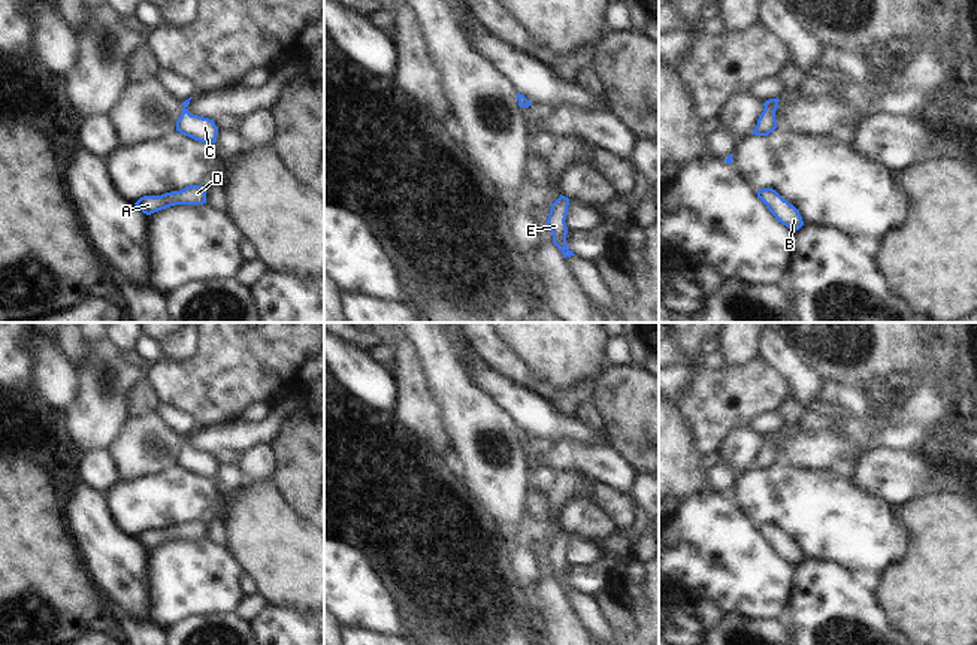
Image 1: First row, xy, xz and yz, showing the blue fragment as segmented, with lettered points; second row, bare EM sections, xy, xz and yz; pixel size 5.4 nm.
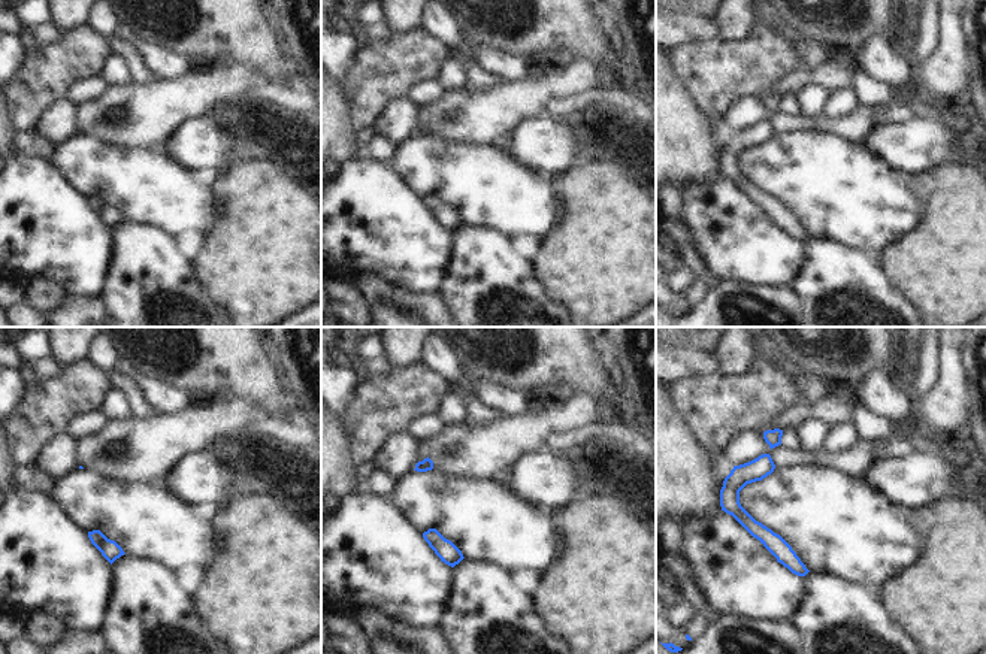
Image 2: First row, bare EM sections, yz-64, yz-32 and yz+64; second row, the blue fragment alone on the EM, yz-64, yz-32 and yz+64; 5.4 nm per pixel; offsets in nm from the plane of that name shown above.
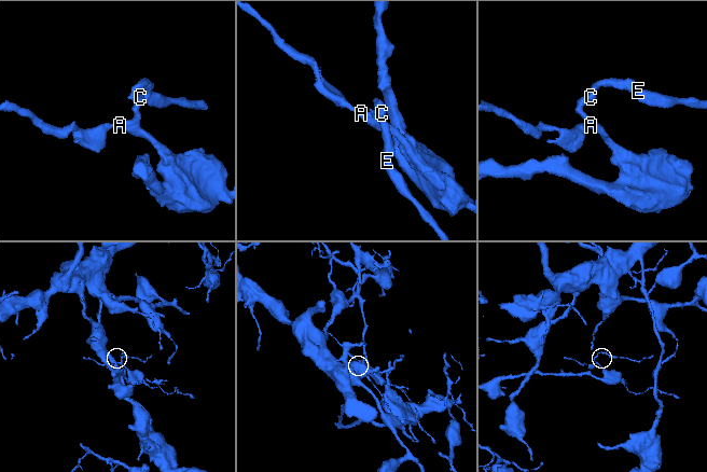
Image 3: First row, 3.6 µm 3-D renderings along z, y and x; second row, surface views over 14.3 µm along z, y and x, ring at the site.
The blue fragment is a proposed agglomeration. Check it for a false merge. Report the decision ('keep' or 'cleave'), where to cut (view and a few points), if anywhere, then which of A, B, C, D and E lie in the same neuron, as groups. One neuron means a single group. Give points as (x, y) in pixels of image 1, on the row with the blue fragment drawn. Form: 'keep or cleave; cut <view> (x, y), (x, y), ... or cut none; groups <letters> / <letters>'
keep; cut none; groups A B C D E

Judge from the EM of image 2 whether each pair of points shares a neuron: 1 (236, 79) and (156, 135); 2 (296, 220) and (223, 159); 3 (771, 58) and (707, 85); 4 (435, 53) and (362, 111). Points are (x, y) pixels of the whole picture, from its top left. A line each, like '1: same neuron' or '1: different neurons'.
1: same neuron
2: different neurons
3: same neuron
4: same neuron

